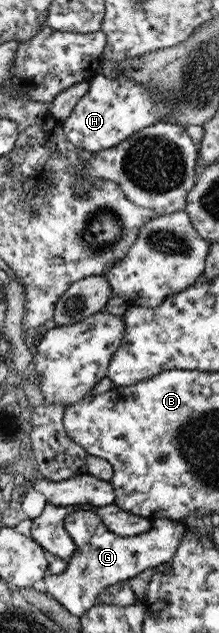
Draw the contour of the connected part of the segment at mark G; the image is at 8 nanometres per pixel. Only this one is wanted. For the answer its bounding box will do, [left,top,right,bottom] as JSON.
[43,509,187,617]

